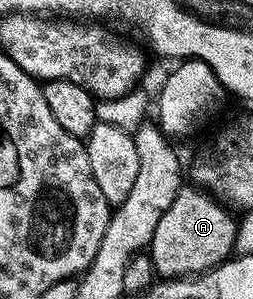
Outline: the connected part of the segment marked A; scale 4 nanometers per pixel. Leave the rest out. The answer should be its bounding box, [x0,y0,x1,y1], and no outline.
[149,188,236,280]

